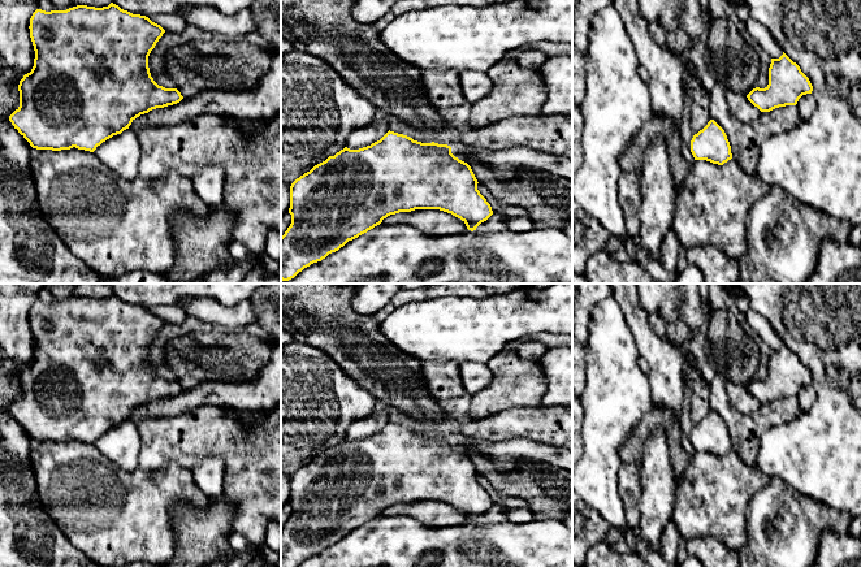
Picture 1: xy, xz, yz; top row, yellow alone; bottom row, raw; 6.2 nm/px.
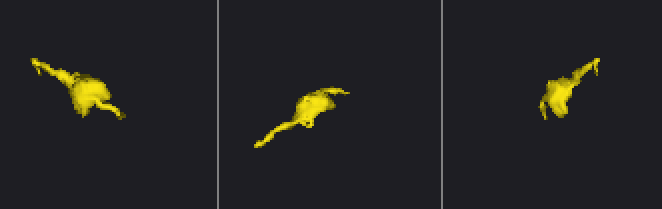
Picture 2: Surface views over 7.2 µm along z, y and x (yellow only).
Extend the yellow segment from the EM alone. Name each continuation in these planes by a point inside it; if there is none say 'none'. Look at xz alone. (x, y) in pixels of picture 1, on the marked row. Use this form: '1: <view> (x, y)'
none

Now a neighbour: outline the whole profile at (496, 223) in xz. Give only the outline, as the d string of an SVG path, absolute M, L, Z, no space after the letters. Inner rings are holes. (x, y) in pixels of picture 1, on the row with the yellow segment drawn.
M493 213L486 221L481 222L472 233L493 233L506 230L507 216L501 213Z

